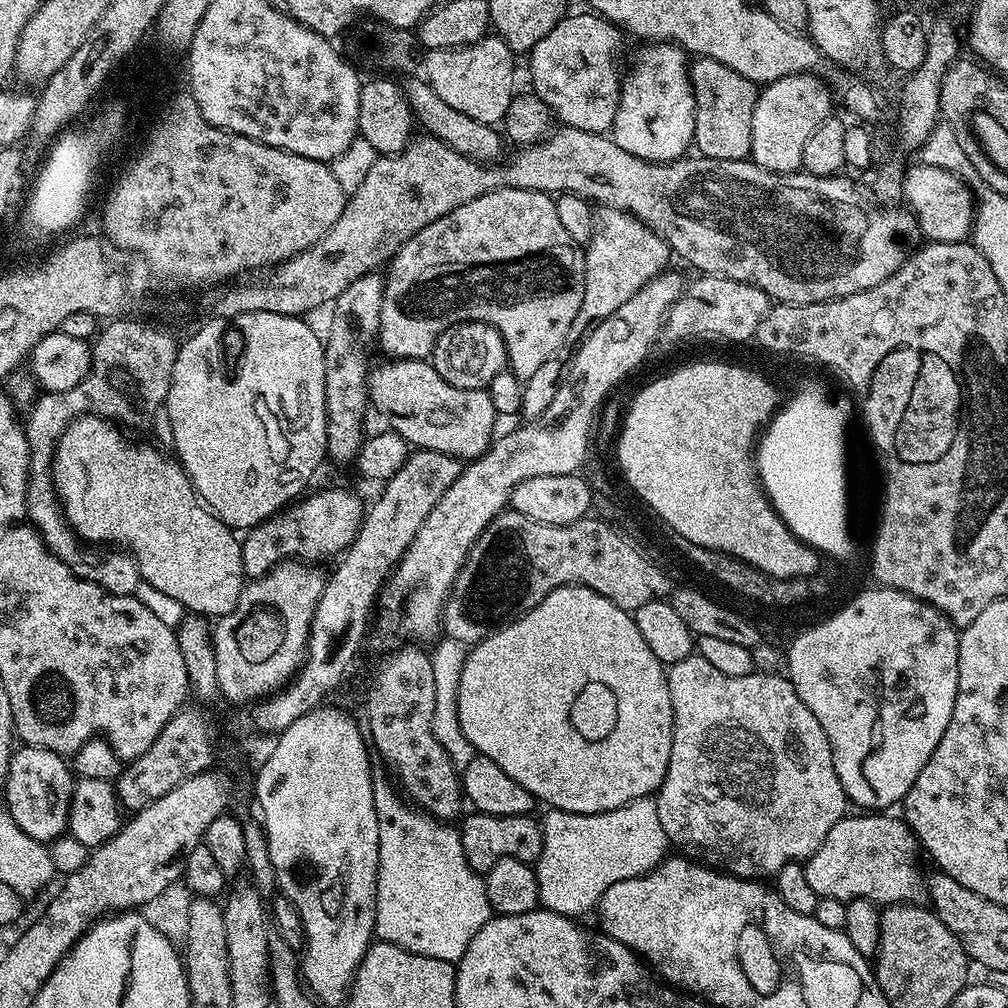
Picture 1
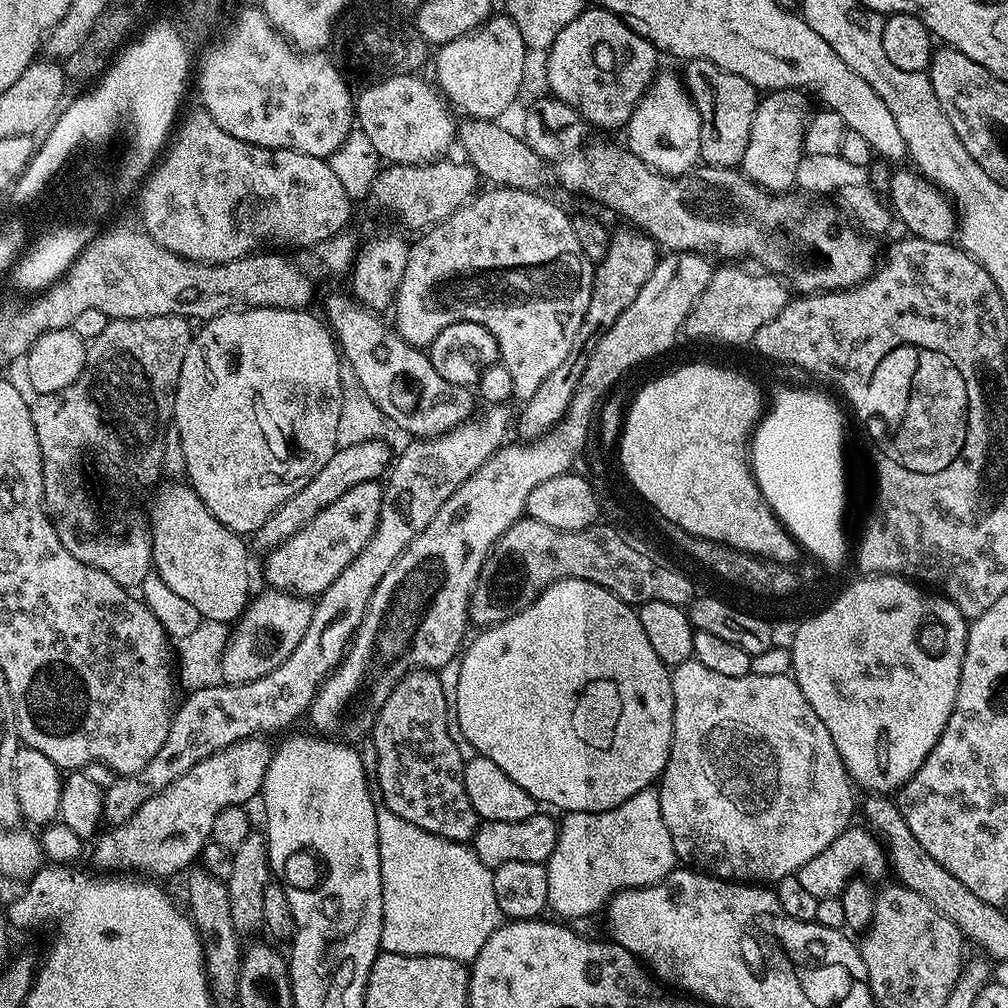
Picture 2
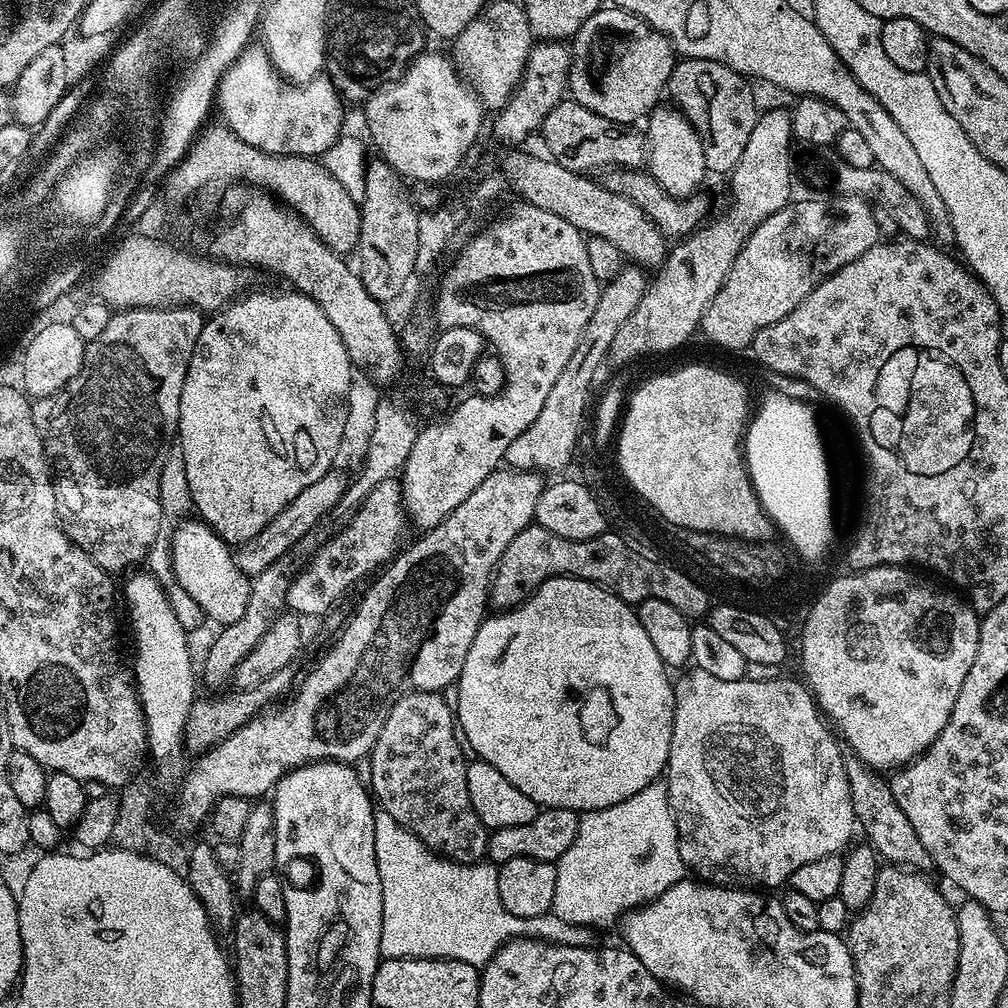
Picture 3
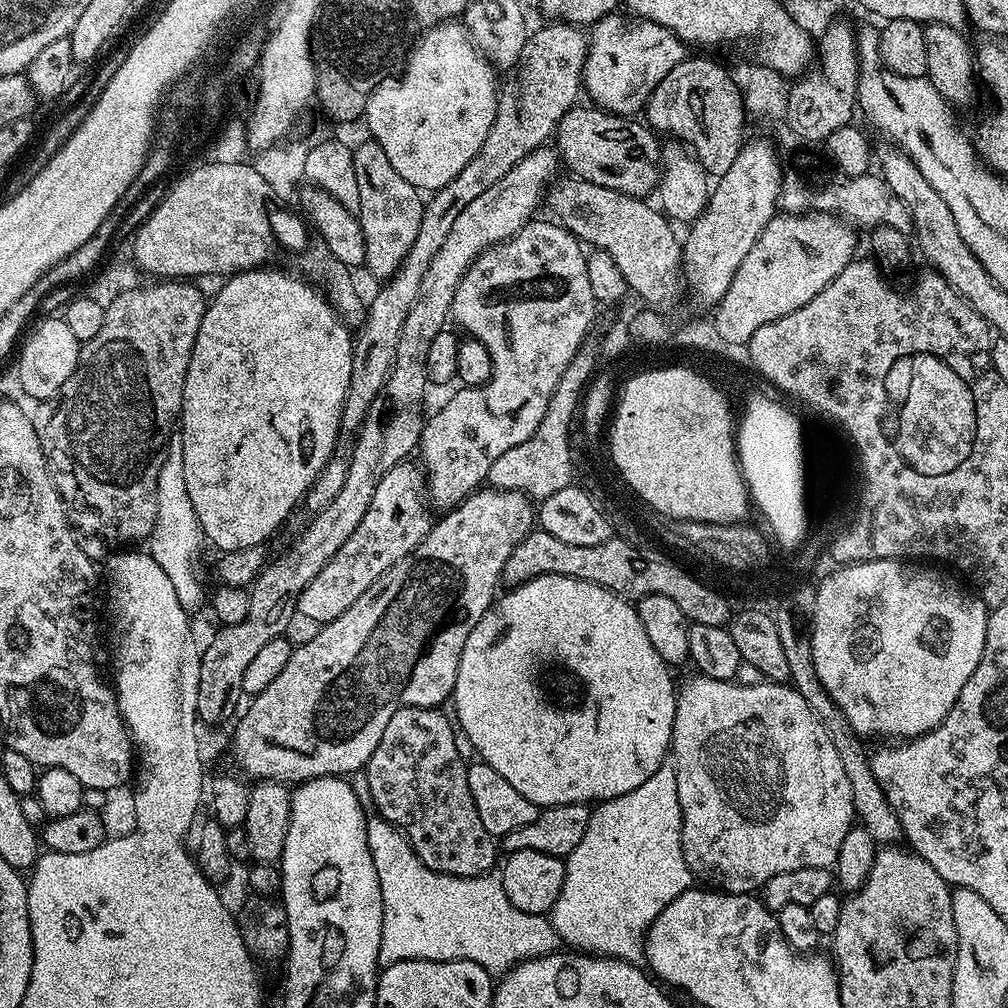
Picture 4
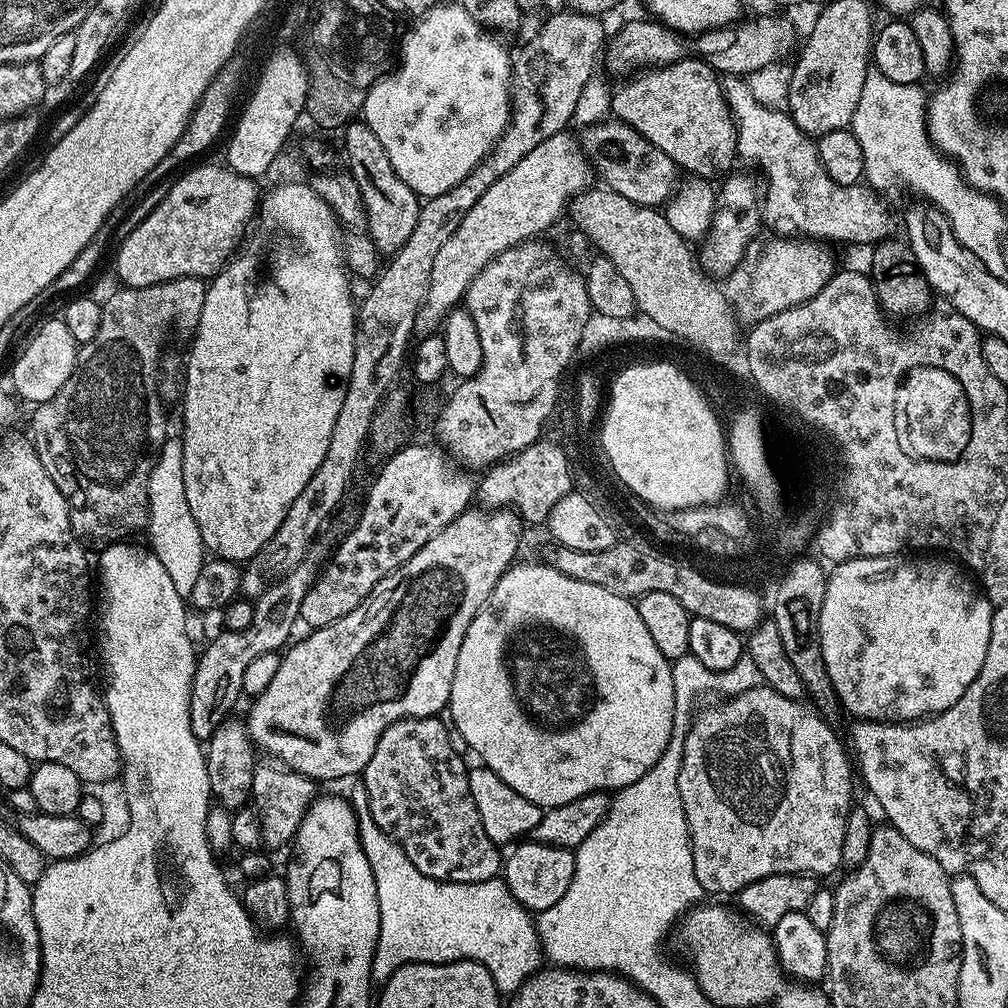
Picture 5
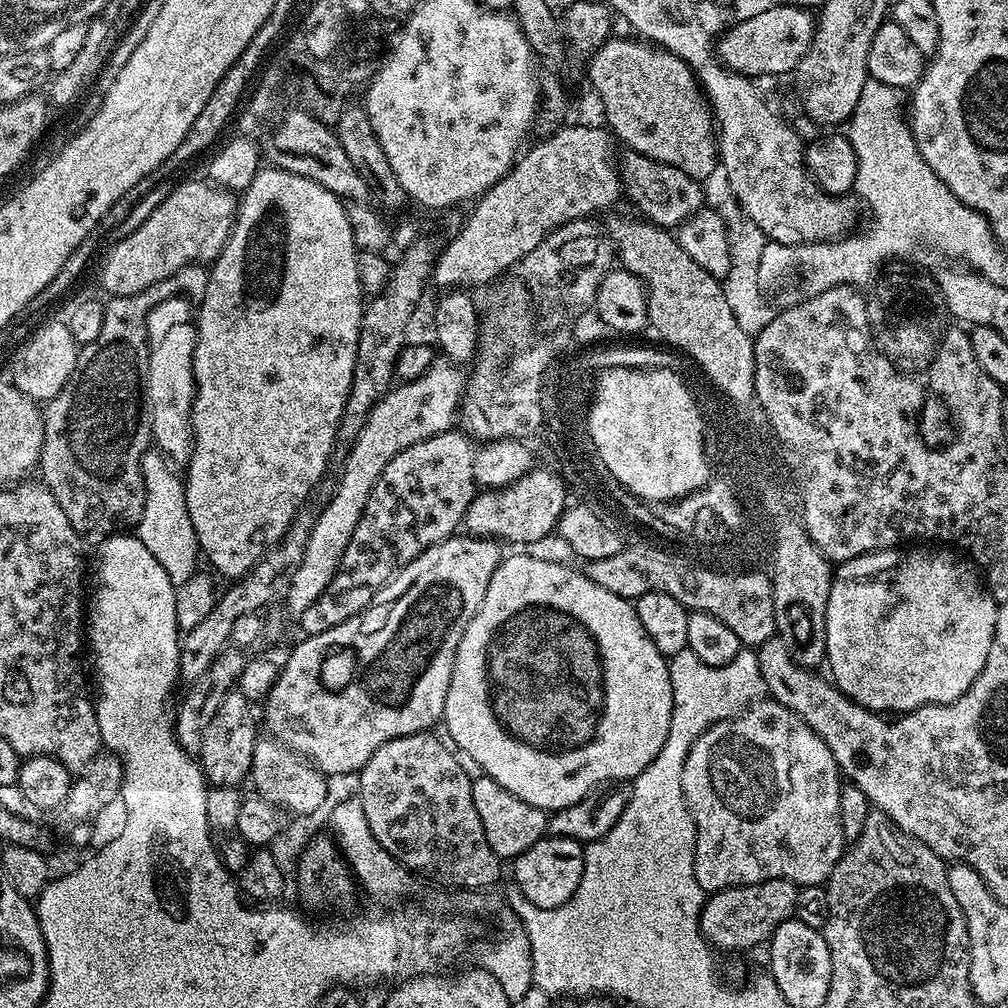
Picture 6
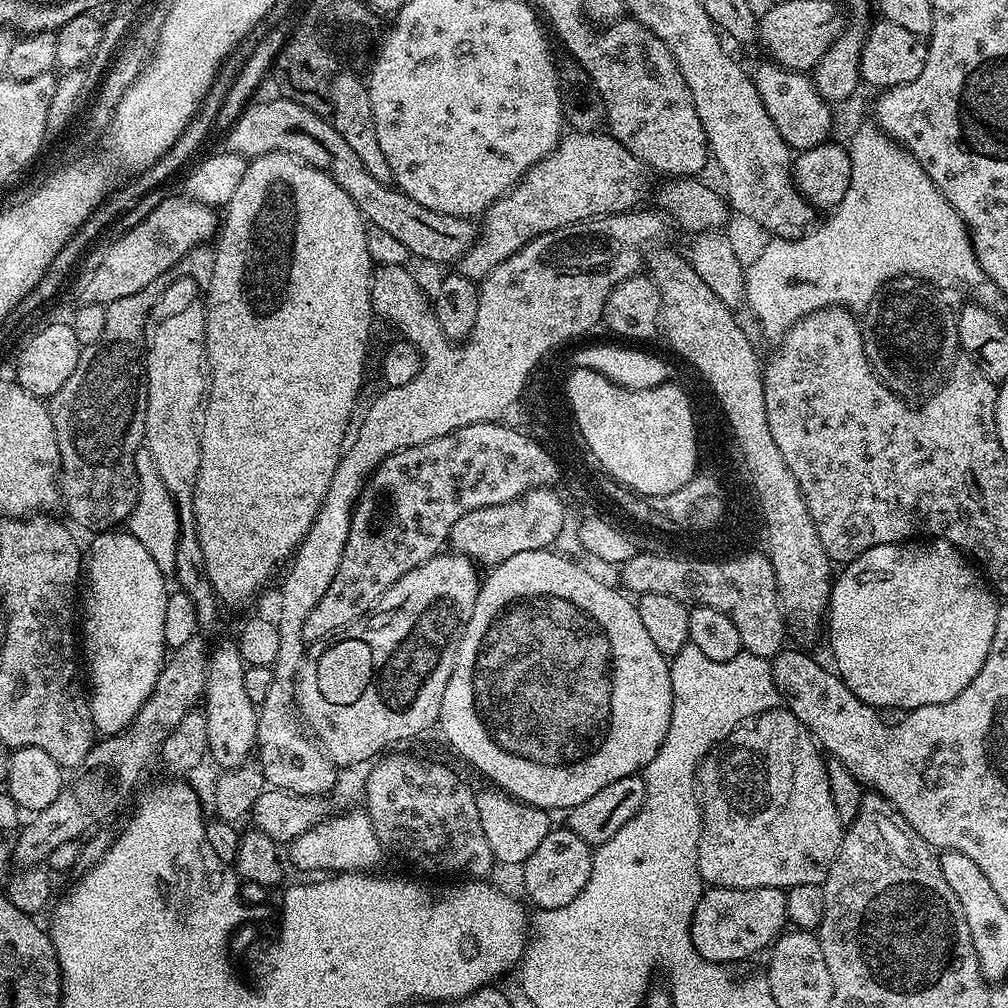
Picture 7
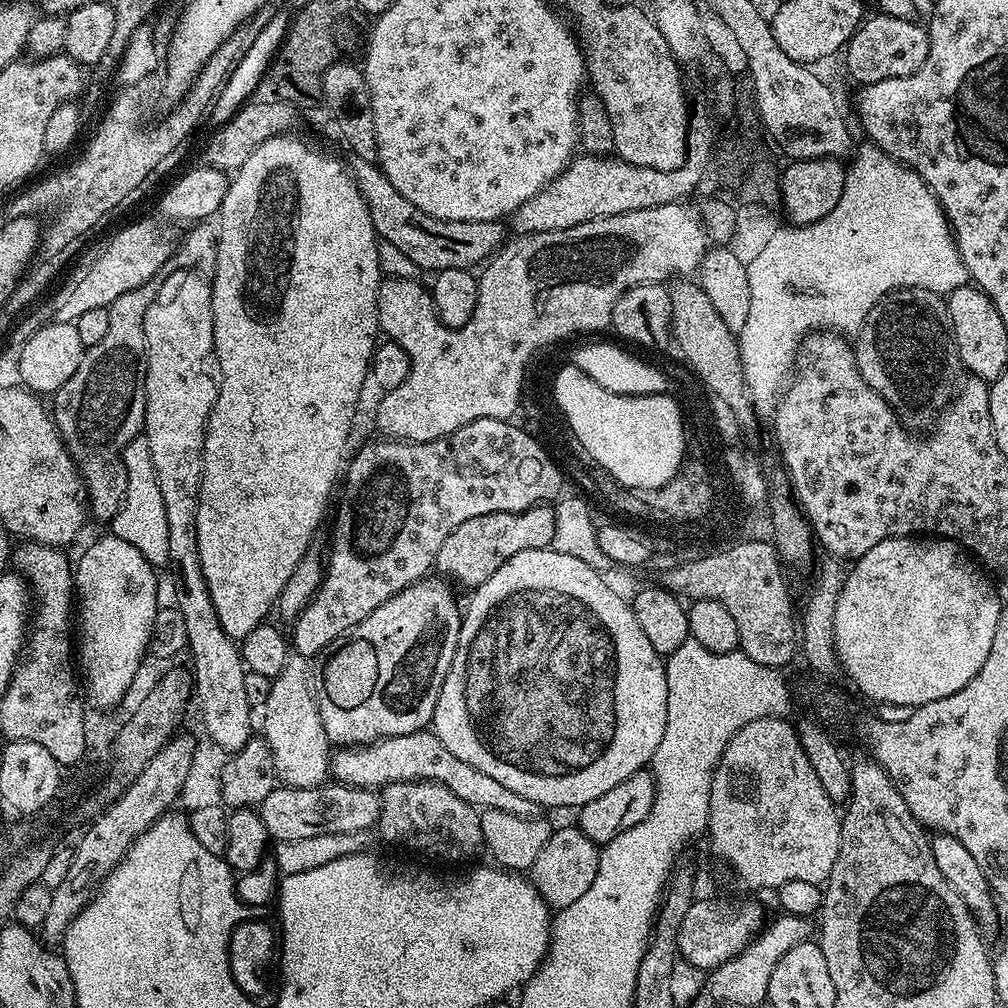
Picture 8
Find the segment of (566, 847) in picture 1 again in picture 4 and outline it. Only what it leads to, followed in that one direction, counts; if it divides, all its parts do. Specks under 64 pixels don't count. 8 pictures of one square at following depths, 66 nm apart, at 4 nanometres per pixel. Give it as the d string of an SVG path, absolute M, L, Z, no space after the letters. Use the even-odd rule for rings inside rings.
M666 762L654 774L650 774L650 778L646 782L642 782L642 786L638 786L638 790L630 790L630 794L622 794L618 798L599 801L592 808L592 817L586 826L586 834L582 834L582 842L578 842L578 846L574 846L574 850L564 860L564 869L566 878L562 882L562 894L558 898L558 902L554 902L550 913L553 928L560 936L561 941L569 949L577 952L593 956L614 956L618 960L628 960L632 964L640 964L645 959L644 937L647 936L648 928L654 922L654 918L658 918L658 914L662 914L662 910L666 910L666 906L670 906L670 902L674 902L674 898L678 898L678 894L682 894L694 884L692 871L688 869L688 863L682 854L682 810L678 806L678 778L675 767Z

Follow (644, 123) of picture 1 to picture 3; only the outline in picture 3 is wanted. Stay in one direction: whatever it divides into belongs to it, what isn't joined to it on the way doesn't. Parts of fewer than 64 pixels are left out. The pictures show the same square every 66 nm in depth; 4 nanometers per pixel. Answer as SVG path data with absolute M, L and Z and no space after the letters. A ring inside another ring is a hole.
M657 106L647 117L646 131L646 164L650 174L671 196L685 197L697 195L700 183L706 177L702 142L692 129L692 123L675 106ZM649 164L649 166L648 166ZM652 167L652 168L651 168Z

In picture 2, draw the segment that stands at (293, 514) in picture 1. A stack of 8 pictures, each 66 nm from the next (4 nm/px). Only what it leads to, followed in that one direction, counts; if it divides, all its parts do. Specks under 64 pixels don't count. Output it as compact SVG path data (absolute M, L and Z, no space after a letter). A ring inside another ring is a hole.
M367 480L342 494L336 502L330 502L316 517L302 530L298 530L290 538L282 541L277 548L263 557L264 576L269 580L271 587L276 590L287 590L297 596L305 598L319 598L326 589L331 586L338 574L362 554L362 550L370 542L370 538L376 532L376 527L380 521L380 511L384 501L384 488L377 481Z

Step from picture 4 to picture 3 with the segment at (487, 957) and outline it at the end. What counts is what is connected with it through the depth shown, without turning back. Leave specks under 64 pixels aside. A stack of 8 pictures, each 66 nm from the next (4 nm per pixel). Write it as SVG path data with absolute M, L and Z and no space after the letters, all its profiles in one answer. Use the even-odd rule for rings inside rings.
M379 807L374 811L374 850L378 878L384 891L380 954L385 960L457 960L482 968L507 940L521 936L579 948L599 948L603 945L601 931L585 924L565 922L552 913L532 919L520 919L510 914L499 897L497 867L494 864L459 864L457 860L447 860L439 852L425 846L413 832L394 822L394 818Z

